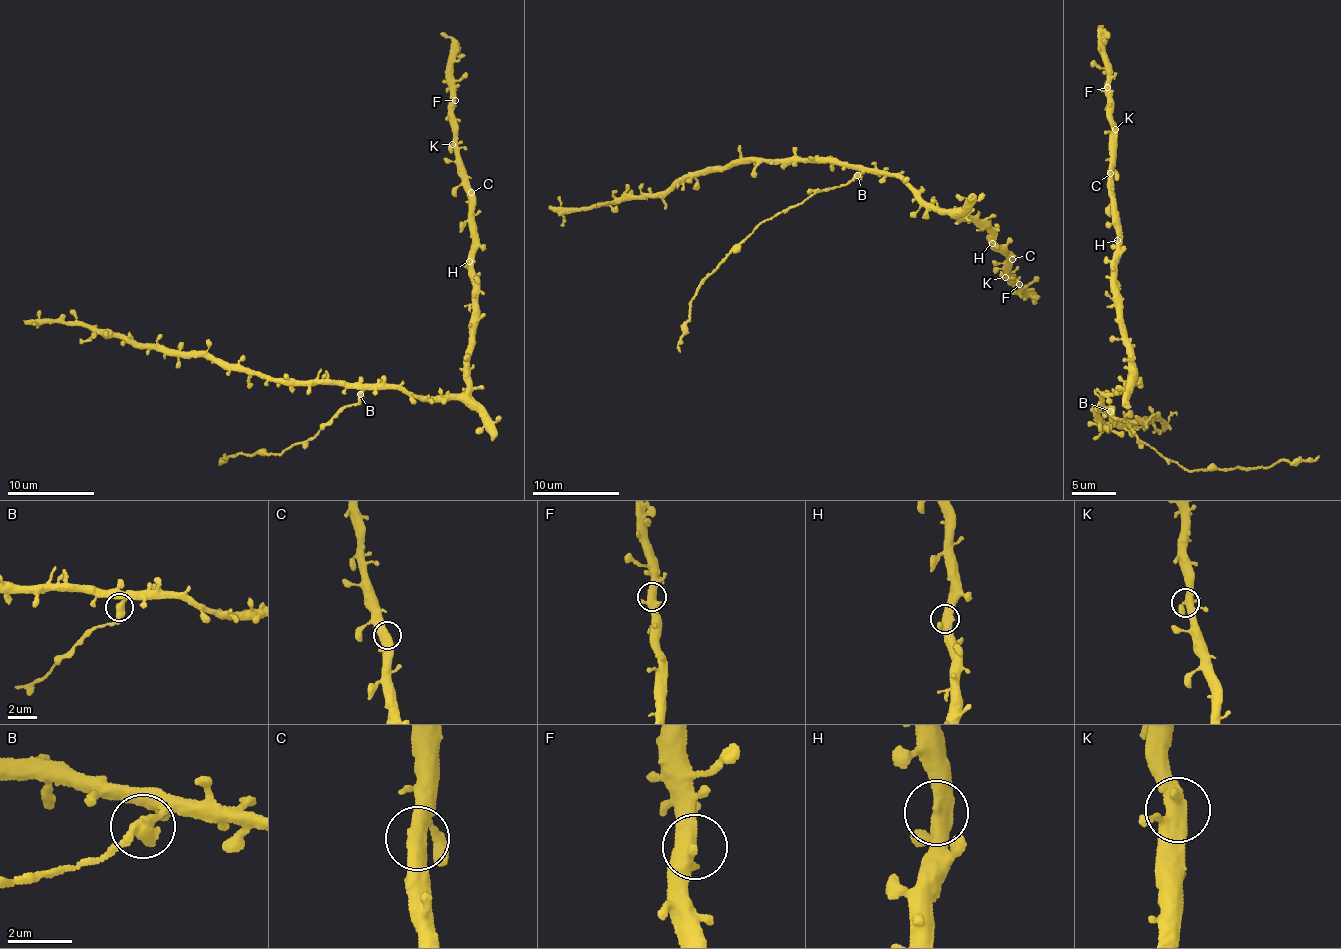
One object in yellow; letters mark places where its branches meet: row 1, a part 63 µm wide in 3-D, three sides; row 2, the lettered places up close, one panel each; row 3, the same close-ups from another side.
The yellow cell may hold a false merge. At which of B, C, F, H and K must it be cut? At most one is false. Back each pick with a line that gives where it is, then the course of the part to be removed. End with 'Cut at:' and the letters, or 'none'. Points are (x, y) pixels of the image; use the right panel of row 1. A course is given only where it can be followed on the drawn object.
B: place (1110, 411); course (1109, 411), (1159, 453), (1188, 470), (1225, 472), (1256, 466), (1268, 467), (1282, 459), (1298, 461), (1319, 457)
Cut at: B

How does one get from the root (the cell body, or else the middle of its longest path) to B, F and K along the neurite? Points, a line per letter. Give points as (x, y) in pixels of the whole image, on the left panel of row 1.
B: (416, 396), (401, 389), (389, 388), (362, 389), (359, 394)
F: (416, 396), (446, 399), (467, 386), (475, 310), (475, 272), (470, 191), (456, 145), (455, 100)
K: (416, 396), (446, 399), (467, 386), (475, 310), (472, 214), (465, 168), (459, 150), (452, 144)

